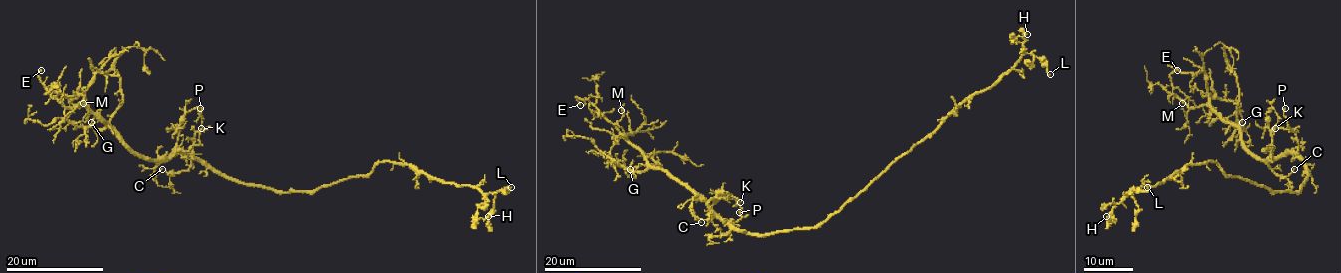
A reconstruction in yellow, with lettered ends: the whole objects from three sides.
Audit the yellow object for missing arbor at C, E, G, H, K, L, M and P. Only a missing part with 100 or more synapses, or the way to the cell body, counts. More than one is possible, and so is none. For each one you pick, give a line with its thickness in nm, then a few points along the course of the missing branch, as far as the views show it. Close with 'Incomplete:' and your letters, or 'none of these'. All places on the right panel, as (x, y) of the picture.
E: 160 nm | (1177, 70), (1210, 55), (1183, 39)
Incomplete: E

